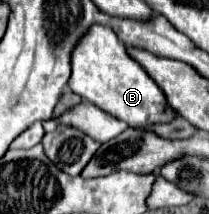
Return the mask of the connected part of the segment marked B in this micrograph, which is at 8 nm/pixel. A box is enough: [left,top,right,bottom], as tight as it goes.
[68,24,176,128]

